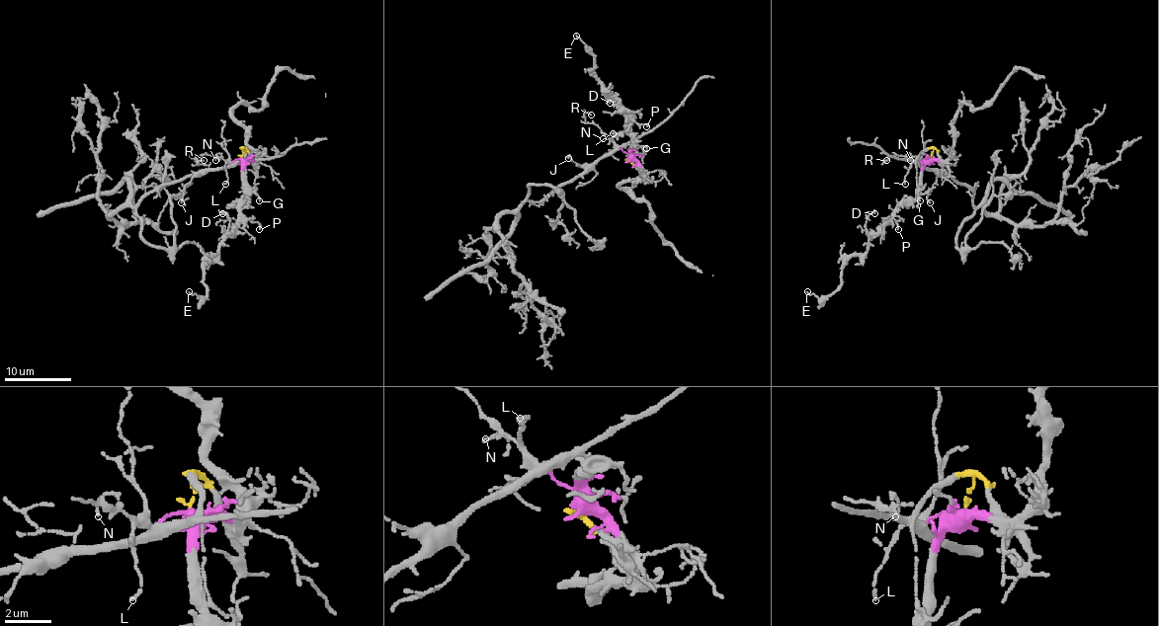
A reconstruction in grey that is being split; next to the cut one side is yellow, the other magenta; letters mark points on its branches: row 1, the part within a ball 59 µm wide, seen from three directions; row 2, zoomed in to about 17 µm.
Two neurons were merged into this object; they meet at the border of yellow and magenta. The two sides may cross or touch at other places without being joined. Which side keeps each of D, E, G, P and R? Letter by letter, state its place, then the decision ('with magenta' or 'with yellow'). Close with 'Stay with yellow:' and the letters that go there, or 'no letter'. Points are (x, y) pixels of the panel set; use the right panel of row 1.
D: at (874, 213); with magenta
E: at (807, 291); with magenta
G: at (920, 200); with magenta
P: at (898, 229); with magenta
R: at (886, 160); with yellow
Stay with yellow: R

